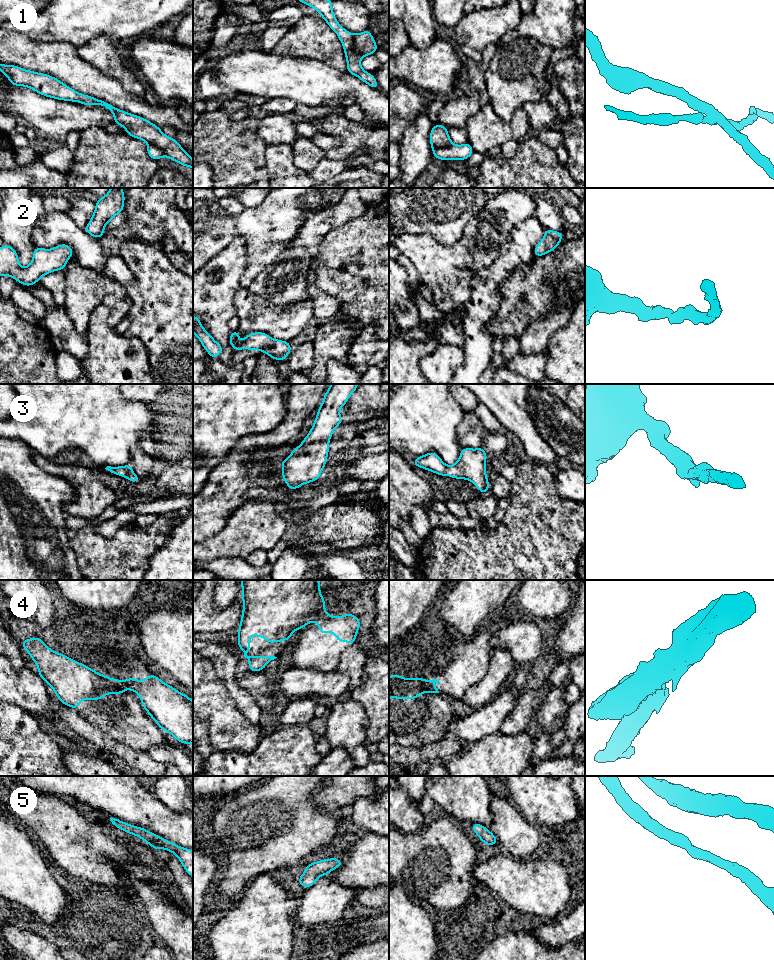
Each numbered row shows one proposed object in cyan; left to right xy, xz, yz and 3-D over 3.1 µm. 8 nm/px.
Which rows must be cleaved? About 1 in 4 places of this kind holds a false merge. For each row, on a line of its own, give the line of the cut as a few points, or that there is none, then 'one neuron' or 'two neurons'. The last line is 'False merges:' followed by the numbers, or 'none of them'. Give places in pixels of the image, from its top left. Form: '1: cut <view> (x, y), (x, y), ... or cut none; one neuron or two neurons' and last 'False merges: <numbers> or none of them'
1: cut xz (351, 34), (353, 47), (362, 56); two neurons
2: cut none; one neuron
3: cut none; one neuron
4: cut yz (426, 681), (434, 692); two neurons
5: cut none; one neuron
False merges: 1, 4

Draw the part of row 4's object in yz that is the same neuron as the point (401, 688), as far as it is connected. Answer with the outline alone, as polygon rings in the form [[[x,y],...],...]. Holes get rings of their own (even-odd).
[[[389,675],[389,699],[417,699],[421,693],[434,693],[424,678],[403,678]]]

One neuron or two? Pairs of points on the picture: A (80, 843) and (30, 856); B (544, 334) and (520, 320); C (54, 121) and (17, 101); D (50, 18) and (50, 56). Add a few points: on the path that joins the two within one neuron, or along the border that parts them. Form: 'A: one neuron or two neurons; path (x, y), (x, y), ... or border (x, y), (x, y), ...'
A: two neurons; border (30, 833), (50, 861)
B: two neurons; border (549, 313), (542, 318), (535, 318), (519, 336)
C: one neuron; path (45, 118), (39, 112), (26, 105)
D: two neurons; border (27, 35), (39, 41), (64, 41), (73, 46)

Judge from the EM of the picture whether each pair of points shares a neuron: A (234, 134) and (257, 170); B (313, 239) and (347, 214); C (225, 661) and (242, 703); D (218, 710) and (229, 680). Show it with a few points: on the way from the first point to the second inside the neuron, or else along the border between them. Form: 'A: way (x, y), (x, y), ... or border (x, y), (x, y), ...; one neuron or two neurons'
A: way (234, 143), (234, 147), (248, 161); one neuron
B: way (320, 230), (338, 214); one neuron
C: way (227, 671), (229, 680), (237, 693); one neuron
D: border (215, 665), (219, 679), (237, 707); two neurons

